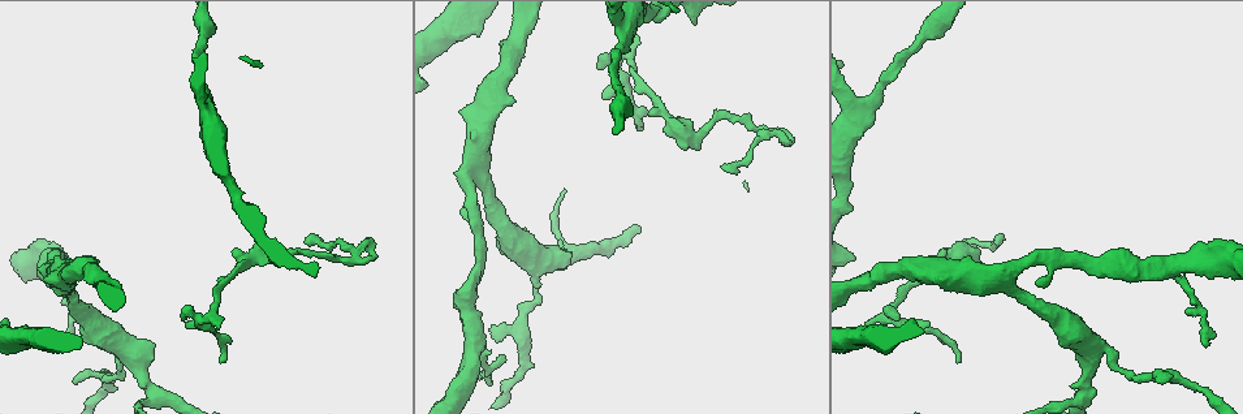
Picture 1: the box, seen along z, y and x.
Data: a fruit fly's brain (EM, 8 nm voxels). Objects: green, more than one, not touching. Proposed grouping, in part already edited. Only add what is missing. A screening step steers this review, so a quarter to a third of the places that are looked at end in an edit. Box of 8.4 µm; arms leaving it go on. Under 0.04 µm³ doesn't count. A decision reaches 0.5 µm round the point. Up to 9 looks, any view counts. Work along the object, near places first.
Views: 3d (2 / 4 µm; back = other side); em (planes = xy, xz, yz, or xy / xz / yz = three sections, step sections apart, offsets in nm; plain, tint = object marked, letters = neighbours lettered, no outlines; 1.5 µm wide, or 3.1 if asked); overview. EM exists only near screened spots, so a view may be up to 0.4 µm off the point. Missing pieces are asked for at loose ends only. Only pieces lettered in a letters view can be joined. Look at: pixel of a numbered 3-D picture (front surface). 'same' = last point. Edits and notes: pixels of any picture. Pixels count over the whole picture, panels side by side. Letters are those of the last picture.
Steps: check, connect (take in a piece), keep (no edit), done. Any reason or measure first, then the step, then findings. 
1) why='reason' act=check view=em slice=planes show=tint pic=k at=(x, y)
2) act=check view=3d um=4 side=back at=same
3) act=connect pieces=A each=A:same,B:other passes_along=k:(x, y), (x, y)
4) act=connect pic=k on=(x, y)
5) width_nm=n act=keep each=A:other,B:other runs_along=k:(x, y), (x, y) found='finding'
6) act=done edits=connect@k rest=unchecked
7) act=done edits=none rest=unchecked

why='branch stops here' act=check view=3d um=2 pic=1 at=(698, 148)

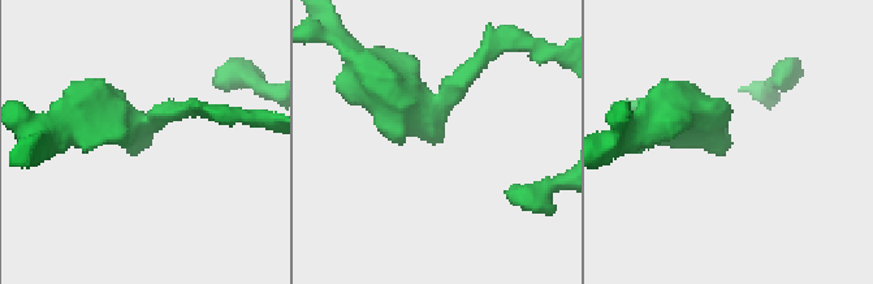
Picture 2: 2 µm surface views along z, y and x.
why='now the EM' act=check view=em slice=xz step=4 show=tint pic=2 at=(149, 142)

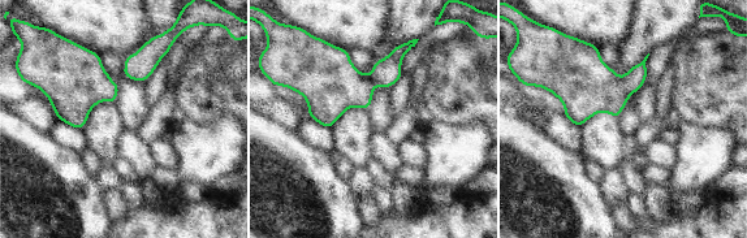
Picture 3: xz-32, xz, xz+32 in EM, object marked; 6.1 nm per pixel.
why='see the neighbours' act=check view=em slice=xz step=4 show=letters at=same

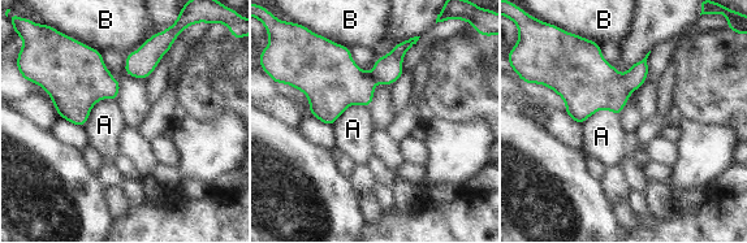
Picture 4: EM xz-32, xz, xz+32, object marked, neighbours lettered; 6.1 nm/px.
act=keep each=A:other,B:other border=4:(115, 100), (100, 99), (82, 127) found='no lettered piece goes on from it'

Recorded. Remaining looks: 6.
why='tapers out' act=check view=3d um=2 side=back pic=1 at=(867, 323)

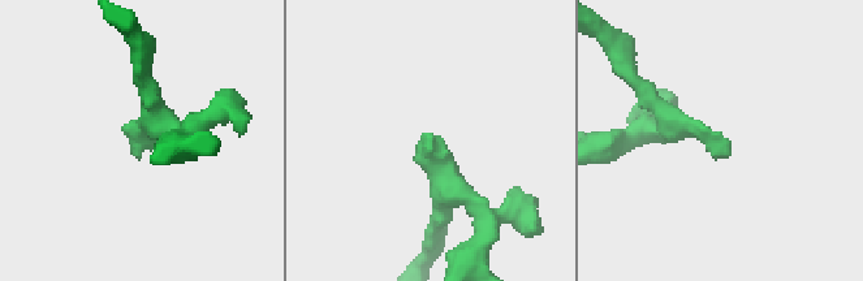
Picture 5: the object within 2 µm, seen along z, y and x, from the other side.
act=check view=em slice=xz step=8 show=tint pic=5 at=(730, 155)

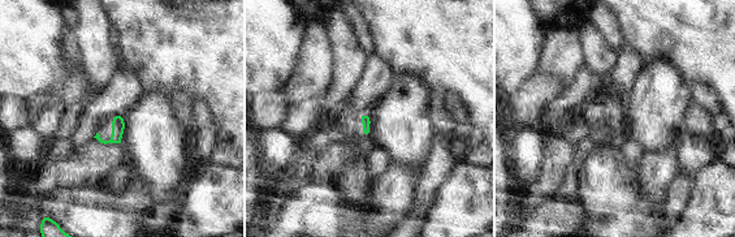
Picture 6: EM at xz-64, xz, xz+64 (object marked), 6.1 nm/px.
act=check view=em slice=planes show=letters at=same

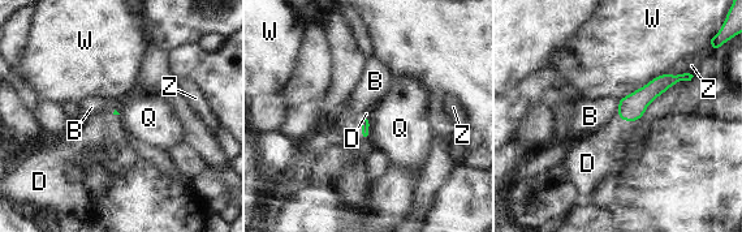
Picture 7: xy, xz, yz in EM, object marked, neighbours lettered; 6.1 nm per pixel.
act=connect pieces=D each=B:other,D:same,Q:other,W:other,Z:other passes_along=7:(632, 107), (624, 120), (596, 150) found='it goes on there'

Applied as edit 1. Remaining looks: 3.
why='free end' act=check view=em slice=planes show=letters pic=1 at=(73, 383)

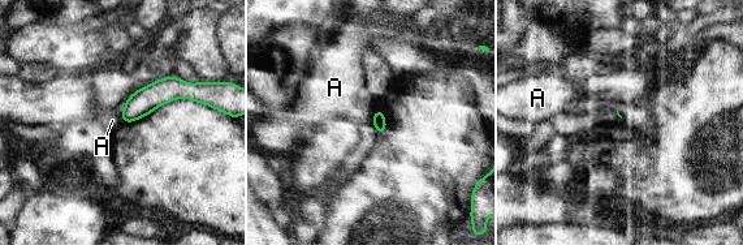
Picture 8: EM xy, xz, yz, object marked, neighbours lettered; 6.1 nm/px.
act=keep each=A:other runs_along=8:(195, 98), (160, 91), (124, 117) found='no lettered piece goes on from it'

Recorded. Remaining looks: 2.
act=done edits=connect@7 rest=unchecked

